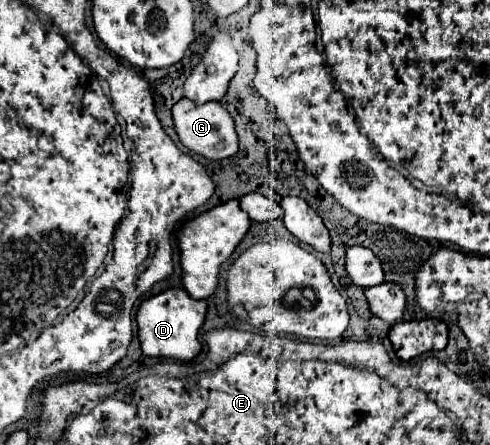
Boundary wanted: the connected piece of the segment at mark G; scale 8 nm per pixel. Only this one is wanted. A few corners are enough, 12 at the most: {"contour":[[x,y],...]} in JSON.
{"contour":[[219,102],[173,106],[185,148],[223,160],[239,142],[231,114]]}

